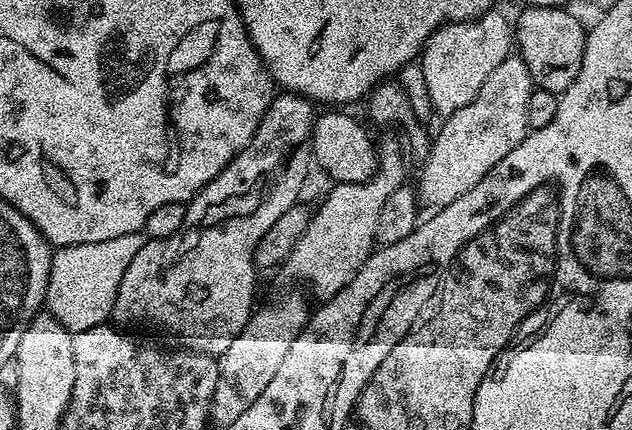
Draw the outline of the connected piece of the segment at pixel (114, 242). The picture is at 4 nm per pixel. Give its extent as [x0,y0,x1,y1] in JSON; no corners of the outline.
[46,231,145,332]

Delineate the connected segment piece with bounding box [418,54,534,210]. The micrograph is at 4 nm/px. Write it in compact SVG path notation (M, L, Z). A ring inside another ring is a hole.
M510 54L502 62L498 62L490 78L482 82L482 90L478 95L466 106L454 110L454 114L446 117L444 125L431 137L428 154L422 162L424 169L420 172L420 184L418 183L421 205L428 207L429 204L429 209L439 210L462 198L462 194L466 194L466 190L474 190L474 186L478 186L478 182L482 182L482 178L486 178L486 174L490 174L490 170L494 170L494 166L498 166L498 162L502 162L502 158L506 158L506 154L510 154L510 150L518 146L518 142L527 138L530 129L526 122L526 102L530 102L533 87L526 62L520 55Z

